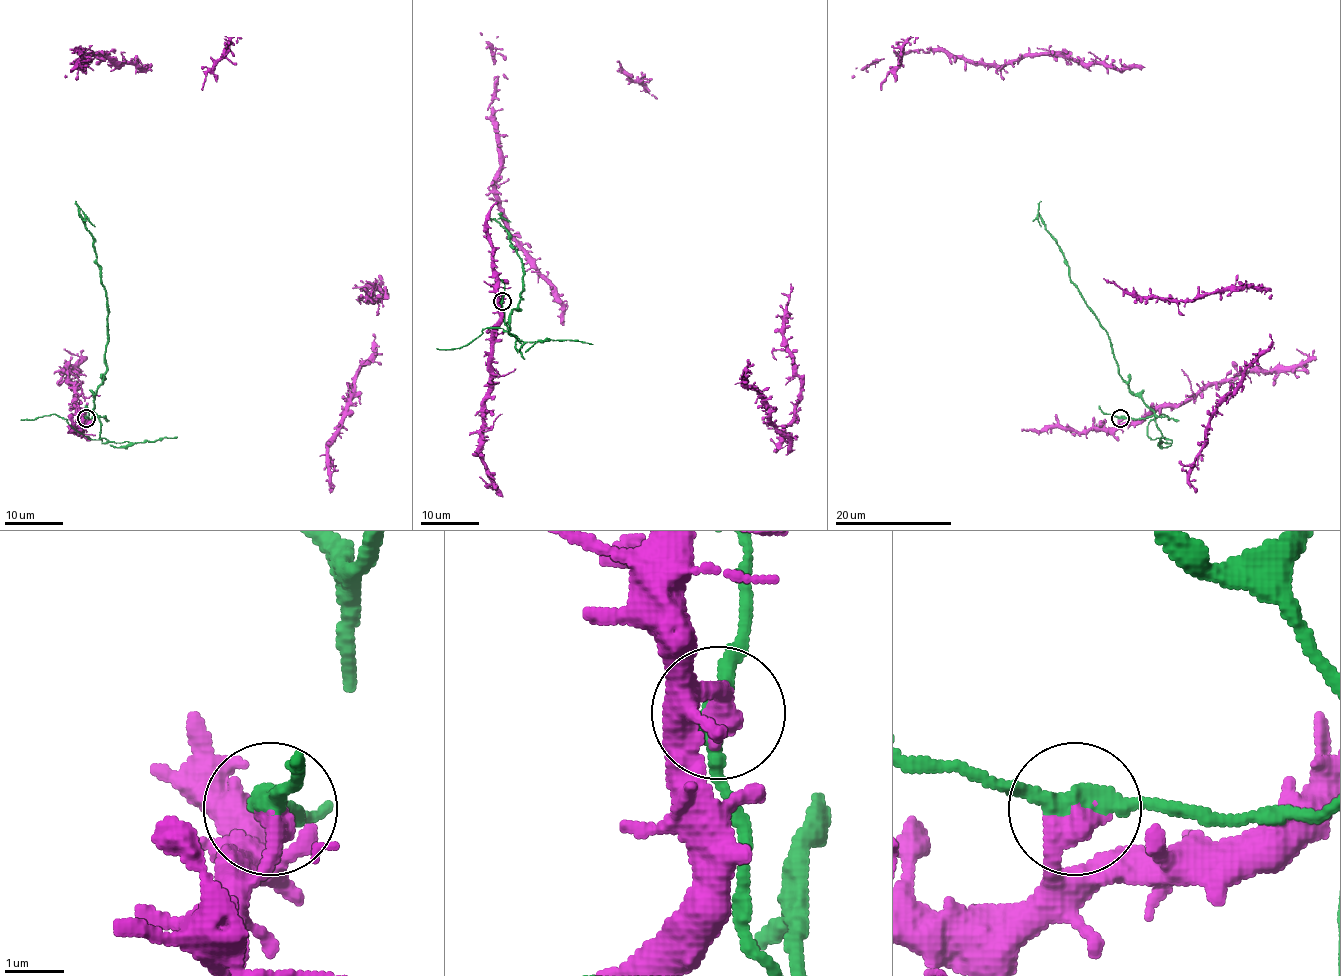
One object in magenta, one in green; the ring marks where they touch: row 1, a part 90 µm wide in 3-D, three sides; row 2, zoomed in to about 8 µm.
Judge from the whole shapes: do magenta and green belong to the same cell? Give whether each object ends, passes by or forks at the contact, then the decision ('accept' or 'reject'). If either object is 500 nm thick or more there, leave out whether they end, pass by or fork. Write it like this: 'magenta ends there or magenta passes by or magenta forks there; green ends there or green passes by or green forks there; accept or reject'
magenta ends there; green passes by; reject

